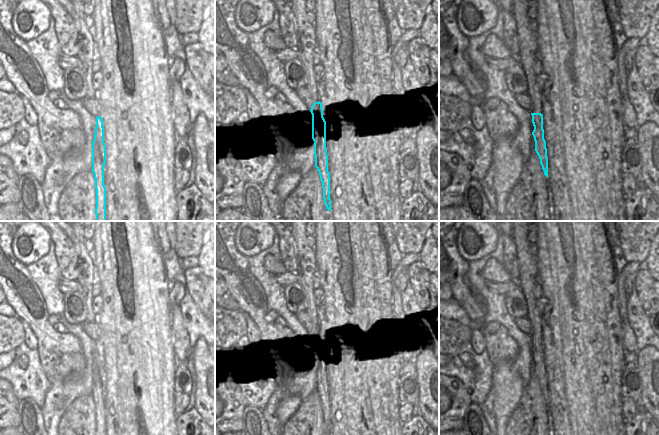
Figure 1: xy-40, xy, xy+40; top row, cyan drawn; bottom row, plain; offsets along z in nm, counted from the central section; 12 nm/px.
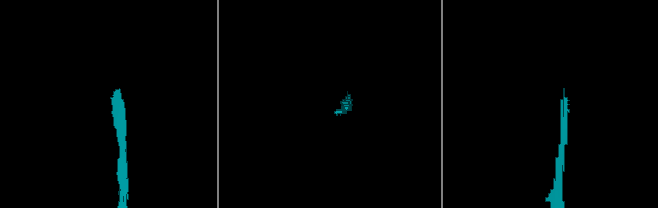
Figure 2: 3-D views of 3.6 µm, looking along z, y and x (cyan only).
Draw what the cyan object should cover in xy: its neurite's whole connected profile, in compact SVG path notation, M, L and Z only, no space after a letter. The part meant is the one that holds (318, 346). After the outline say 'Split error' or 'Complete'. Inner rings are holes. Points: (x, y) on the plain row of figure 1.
M315 326L310 334L312 338L312 363L314 365L315 391L317 392L323 412L323 423L328 435L331 434L330 397L326 372L326 345L323 341L322 327Z. Complete

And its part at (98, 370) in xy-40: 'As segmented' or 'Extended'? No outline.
As segmented

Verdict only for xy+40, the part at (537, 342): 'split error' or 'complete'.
complete

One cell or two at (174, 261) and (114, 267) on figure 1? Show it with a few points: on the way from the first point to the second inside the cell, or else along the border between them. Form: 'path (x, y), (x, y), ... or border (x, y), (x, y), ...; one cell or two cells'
border (164, 254), (166, 276), (169, 281); two cells

